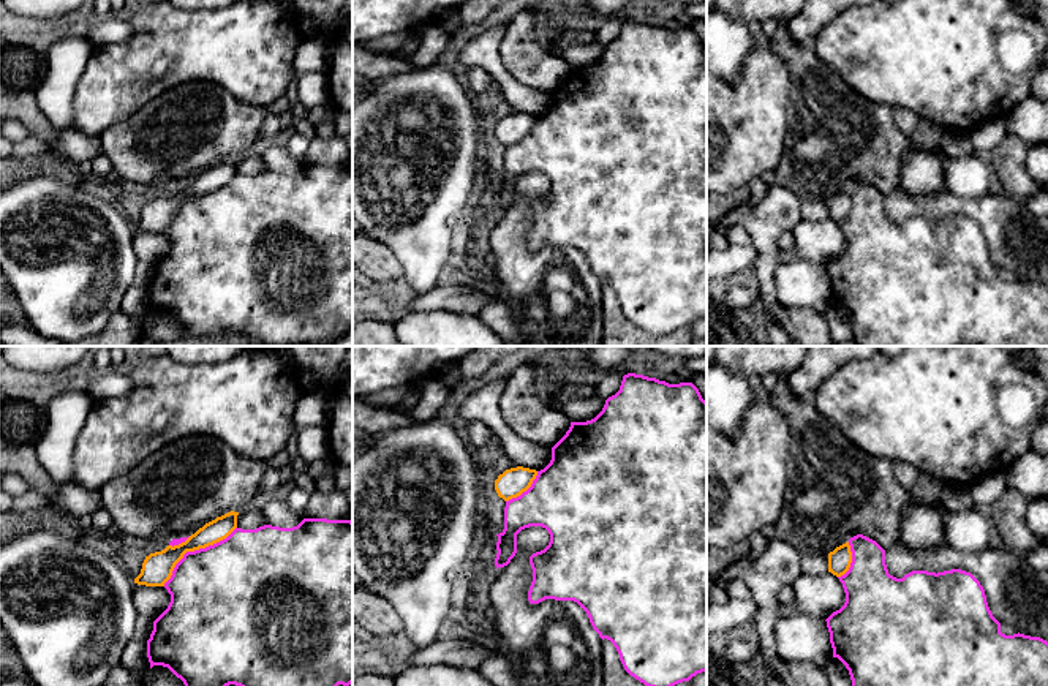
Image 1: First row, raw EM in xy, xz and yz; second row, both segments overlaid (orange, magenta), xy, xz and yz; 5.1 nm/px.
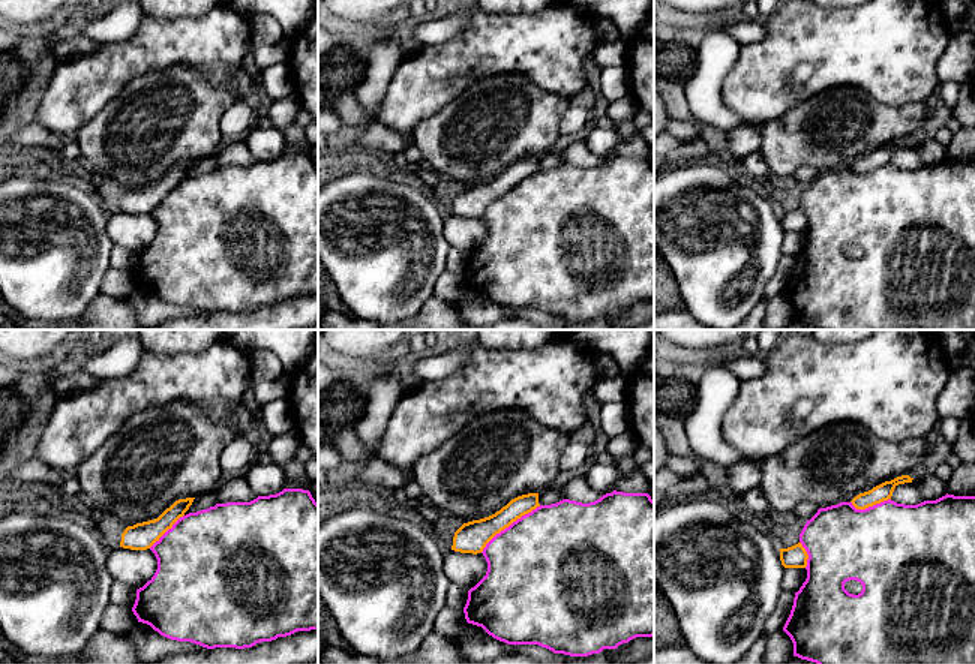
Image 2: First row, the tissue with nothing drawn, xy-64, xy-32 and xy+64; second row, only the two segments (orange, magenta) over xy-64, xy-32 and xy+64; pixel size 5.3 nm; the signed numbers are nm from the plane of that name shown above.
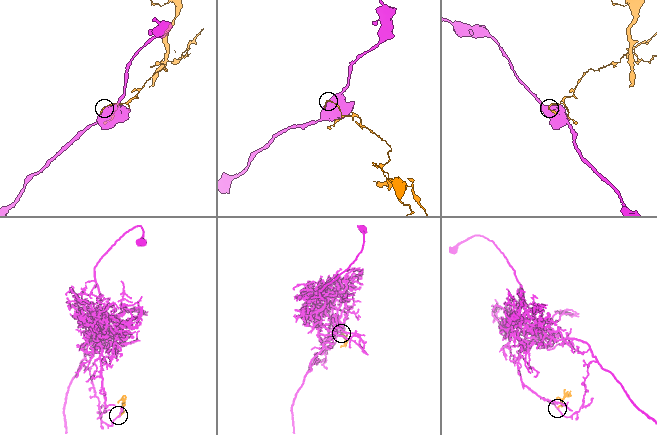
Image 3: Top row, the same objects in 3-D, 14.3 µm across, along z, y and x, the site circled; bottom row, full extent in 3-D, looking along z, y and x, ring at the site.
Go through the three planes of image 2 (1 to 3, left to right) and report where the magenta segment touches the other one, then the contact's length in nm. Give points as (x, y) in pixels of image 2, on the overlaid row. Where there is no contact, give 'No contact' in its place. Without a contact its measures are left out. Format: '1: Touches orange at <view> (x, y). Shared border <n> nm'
1: Touches orange at xy-64 (165, 531). Shared border 260 nm
2: Touches orange at xy-32 (509, 525). Shared border 420 nm
3: Touches orange at xy+64 (870, 505). Shared border 220 nm

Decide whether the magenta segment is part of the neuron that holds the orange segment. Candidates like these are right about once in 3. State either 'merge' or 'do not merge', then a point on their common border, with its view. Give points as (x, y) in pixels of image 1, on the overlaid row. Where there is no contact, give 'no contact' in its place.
do not merge; meets orange in xy at (195, 549)

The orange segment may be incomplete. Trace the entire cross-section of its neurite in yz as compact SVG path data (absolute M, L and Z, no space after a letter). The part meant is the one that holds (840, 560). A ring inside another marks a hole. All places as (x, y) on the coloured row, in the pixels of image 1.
M849 542L836 547L833 552L828 553L828 572L836 577L844 575L852 563L852 552Z

